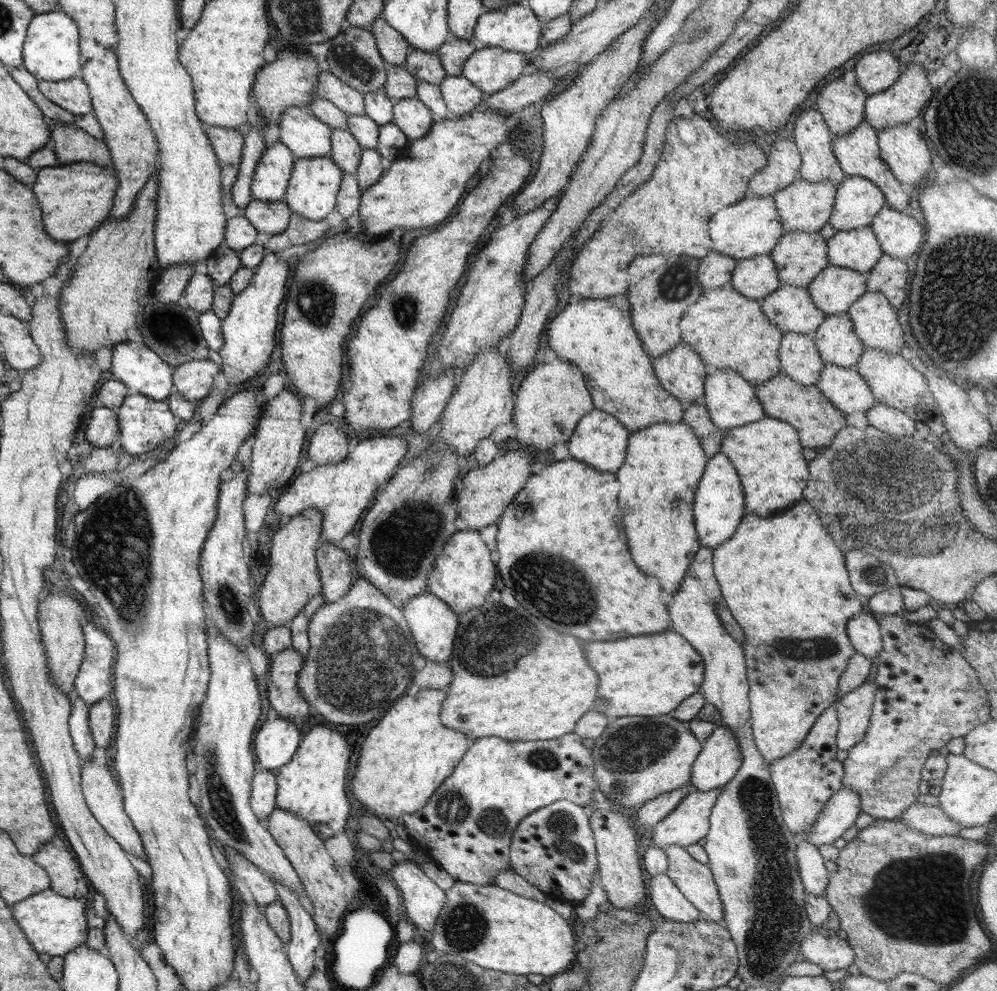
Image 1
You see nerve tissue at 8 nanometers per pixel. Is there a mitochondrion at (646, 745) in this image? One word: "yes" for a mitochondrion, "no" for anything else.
yes

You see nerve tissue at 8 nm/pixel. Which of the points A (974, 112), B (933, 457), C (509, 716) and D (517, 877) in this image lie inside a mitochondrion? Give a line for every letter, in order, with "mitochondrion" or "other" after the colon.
A: mitochondrion
B: mitochondrion
C: other
D: other

